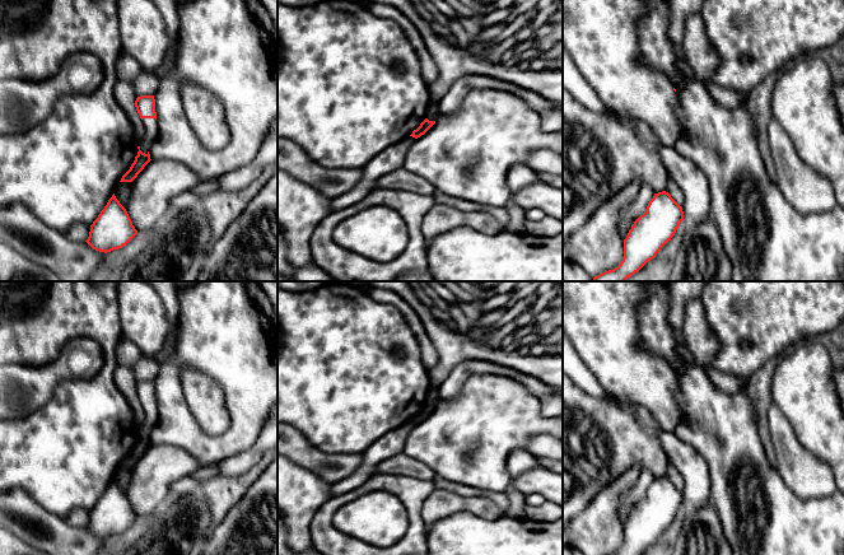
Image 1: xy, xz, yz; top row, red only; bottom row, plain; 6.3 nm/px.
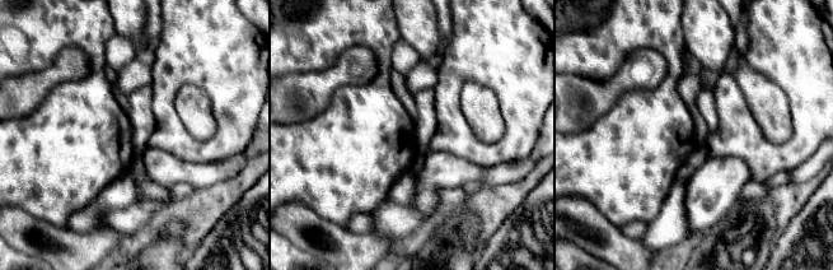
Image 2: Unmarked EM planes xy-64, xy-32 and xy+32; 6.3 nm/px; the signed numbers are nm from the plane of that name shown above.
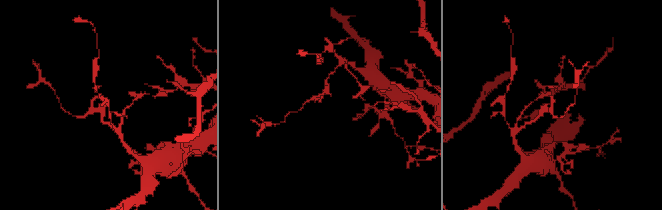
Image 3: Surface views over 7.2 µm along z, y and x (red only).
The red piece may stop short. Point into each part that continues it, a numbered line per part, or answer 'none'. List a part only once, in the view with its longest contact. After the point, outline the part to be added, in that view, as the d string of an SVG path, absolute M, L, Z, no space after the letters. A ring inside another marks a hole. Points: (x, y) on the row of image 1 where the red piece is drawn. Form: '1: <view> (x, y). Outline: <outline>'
none

